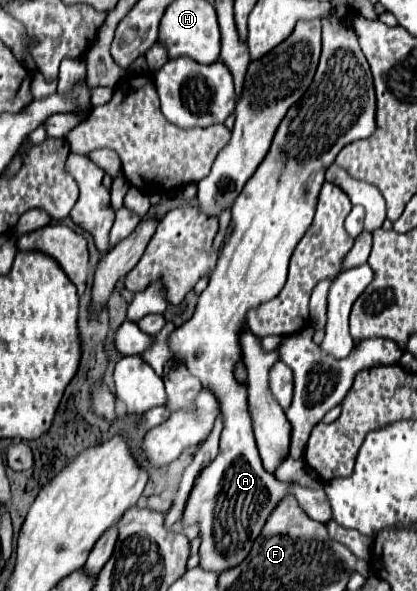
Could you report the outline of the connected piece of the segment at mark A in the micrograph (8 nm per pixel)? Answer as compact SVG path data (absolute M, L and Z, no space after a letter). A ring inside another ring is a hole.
M325 17L323 51L315 79L309 91L287 111L277 127L269 155L235 199L231 209L233 231L219 253L217 267L197 301L193 317L173 329L167 339L173 359L185 365L205 389L213 391L223 417L219 455L199 471L181 515L185 527L199 527L199 567L205 571L223 573L237 567L249 555L273 507L285 495L293 495L311 519L321 523L331 519L331 507L323 487L316 490L297 483L281 483L273 473L265 471L253 435L247 385L237 381L233 371L243 361L239 341L247 329L249 309L271 301L283 289L289 257L313 221L325 171L347 143L373 135L377 129L375 103L369 63L353 29L339 17Z

